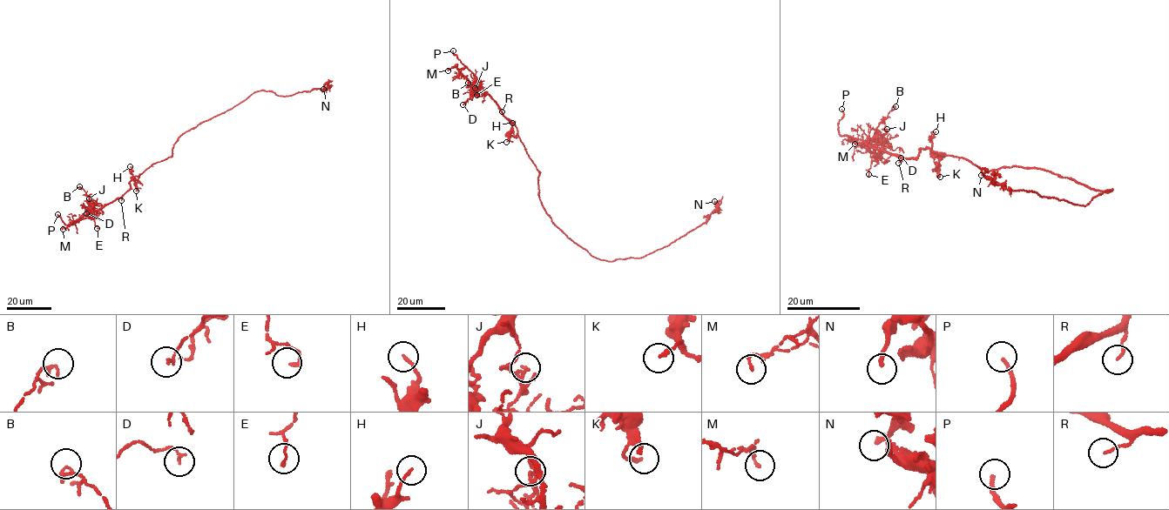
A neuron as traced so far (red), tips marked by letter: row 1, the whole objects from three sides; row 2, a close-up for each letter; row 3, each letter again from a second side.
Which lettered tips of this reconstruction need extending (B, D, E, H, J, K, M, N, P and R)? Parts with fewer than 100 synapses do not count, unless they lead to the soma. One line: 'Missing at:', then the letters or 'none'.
Missing at: P

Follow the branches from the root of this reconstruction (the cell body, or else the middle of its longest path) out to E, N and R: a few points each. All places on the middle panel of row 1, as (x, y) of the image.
E: (547, 213), (539, 199), (539, 171), (526, 152), (515, 124), (478, 85), (474, 89), (476, 95)
N: (547, 213), (553, 224), (591, 255), (612, 262), (641, 258), (667, 246), (708, 219), (720, 202), (714, 201)
R: (547, 213), (539, 199), (539, 171), (526, 152), (515, 124), (502, 111)

